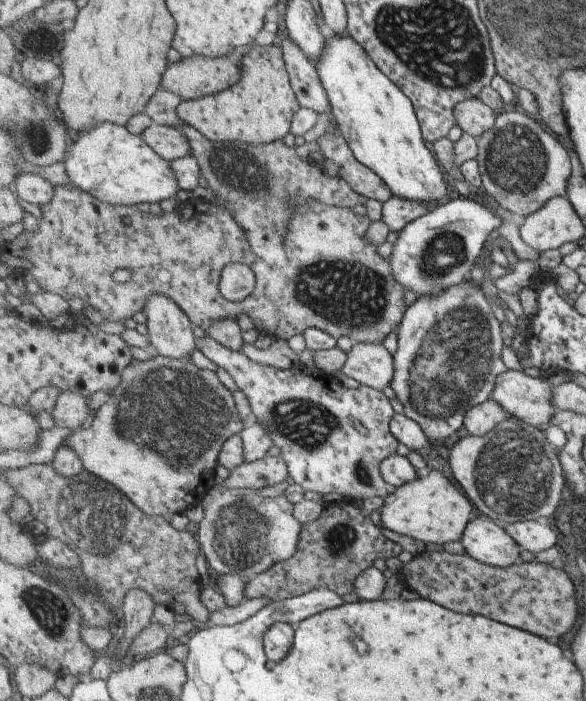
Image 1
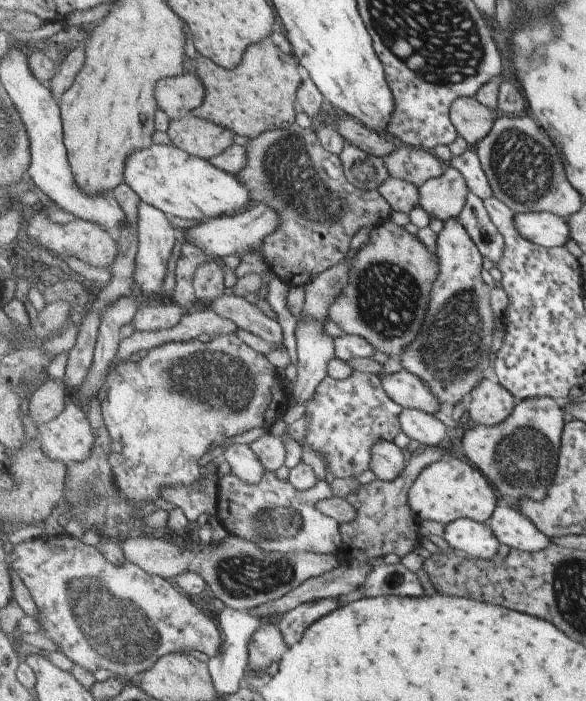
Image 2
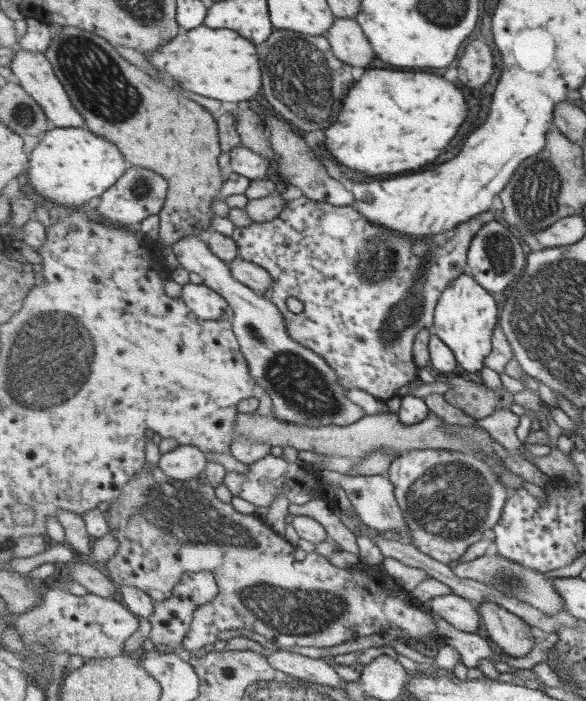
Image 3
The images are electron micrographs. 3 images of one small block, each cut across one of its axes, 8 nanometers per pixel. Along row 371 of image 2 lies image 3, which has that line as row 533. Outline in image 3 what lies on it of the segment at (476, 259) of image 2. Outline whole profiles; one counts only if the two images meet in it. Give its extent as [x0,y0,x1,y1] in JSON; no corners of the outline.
[387,449,510,563]

